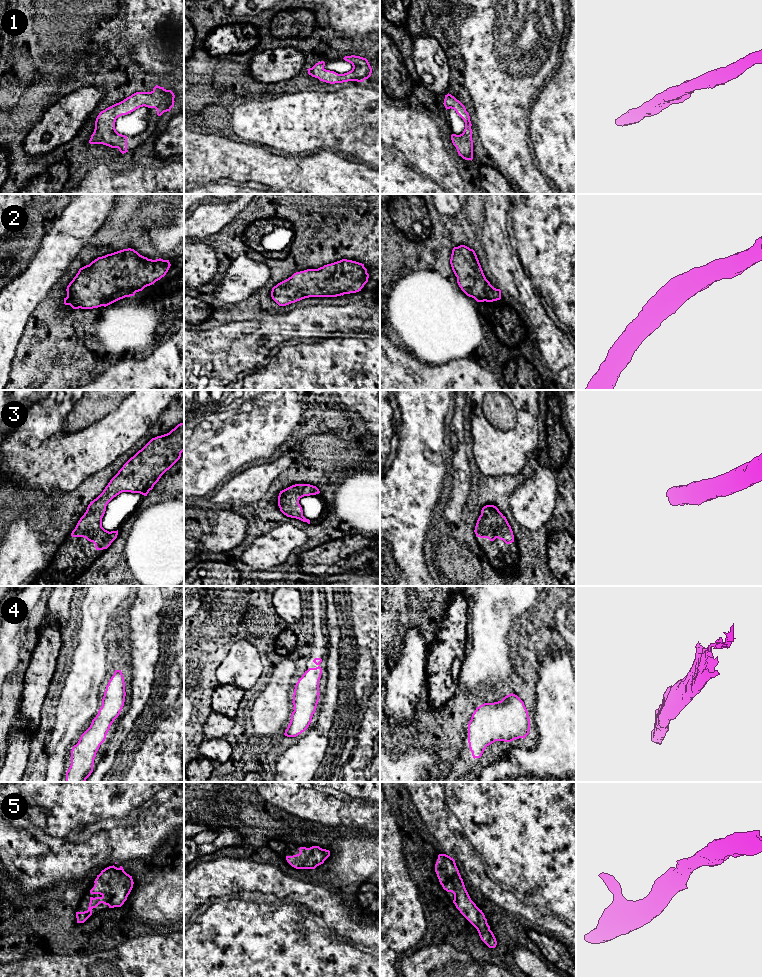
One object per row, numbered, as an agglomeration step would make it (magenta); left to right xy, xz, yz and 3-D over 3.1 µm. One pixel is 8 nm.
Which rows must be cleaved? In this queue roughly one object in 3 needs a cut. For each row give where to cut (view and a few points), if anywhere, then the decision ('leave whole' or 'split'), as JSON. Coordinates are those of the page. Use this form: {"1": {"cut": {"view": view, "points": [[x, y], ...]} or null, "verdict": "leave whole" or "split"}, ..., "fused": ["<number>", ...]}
{"1": {"cut": null, "verdict": "leave whole"}, "2": {"cut": null, "verdict": "leave whole"}, "3": {"cut": null, "verdict": "leave whole"}, "4": {"cut": null, "verdict": "leave whole"}, "5": {"cut": null, "verdict": "leave whole"}, "fused": []}

